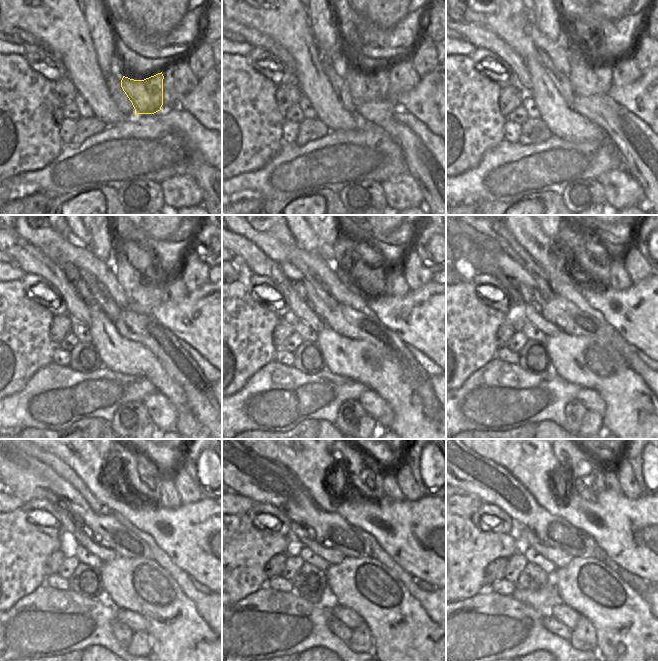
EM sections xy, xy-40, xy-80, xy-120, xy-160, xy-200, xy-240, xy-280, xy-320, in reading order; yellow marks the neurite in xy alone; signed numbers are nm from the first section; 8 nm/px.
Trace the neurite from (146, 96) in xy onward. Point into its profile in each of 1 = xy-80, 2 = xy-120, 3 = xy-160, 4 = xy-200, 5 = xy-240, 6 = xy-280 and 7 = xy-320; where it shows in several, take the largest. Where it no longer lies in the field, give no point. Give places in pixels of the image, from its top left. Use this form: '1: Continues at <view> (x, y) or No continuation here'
1: Continues at xy-80 (585, 81)
2: Continues at xy-120 (142, 297)
3: Continues at xy-160 (373, 286)
4: Continues at xy-200 (582, 247)
5: Continues at xy-240 (136, 468)
6: Continues at xy-280 (367, 475)
7: Continues at xy-320 (590, 471)

